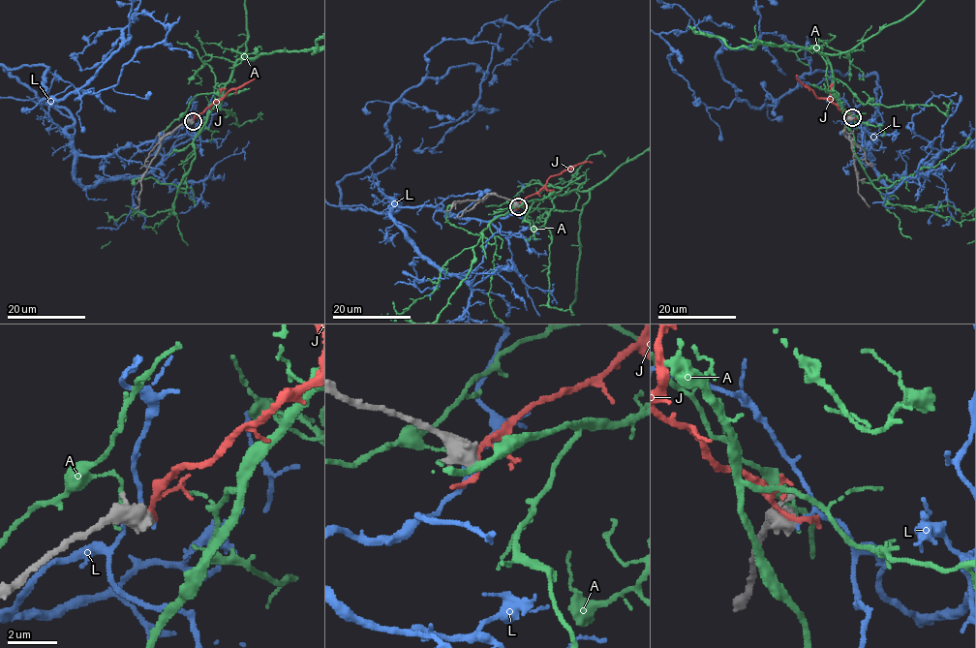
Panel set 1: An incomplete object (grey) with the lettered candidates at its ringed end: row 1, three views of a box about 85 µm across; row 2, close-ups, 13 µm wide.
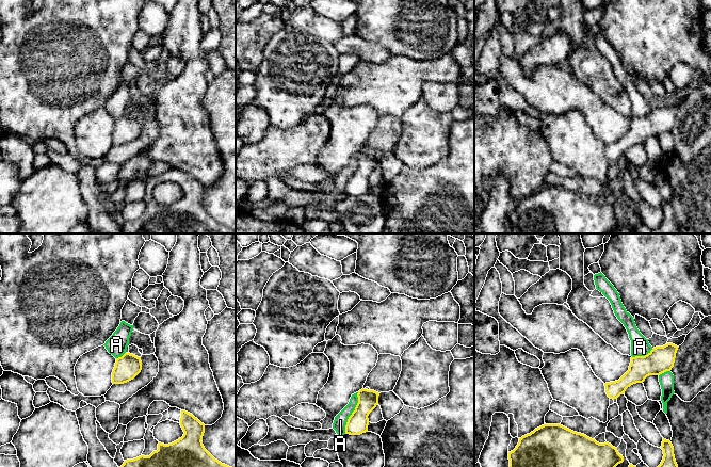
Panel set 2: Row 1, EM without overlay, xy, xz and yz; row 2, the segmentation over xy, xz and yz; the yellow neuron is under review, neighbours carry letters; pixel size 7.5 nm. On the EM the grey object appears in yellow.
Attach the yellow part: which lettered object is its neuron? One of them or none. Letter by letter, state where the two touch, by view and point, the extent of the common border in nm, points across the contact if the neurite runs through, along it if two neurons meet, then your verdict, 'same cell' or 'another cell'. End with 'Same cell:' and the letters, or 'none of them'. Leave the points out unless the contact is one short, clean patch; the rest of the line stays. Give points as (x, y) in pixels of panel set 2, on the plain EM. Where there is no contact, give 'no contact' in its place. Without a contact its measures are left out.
A: contact xz (352, 174); length 320 nm; border xz (358, 154), (357, 165), (348, 180), (344, 194); another cell
J: no contact; another cell
L: no contact; another cell
Same cell: none of them

